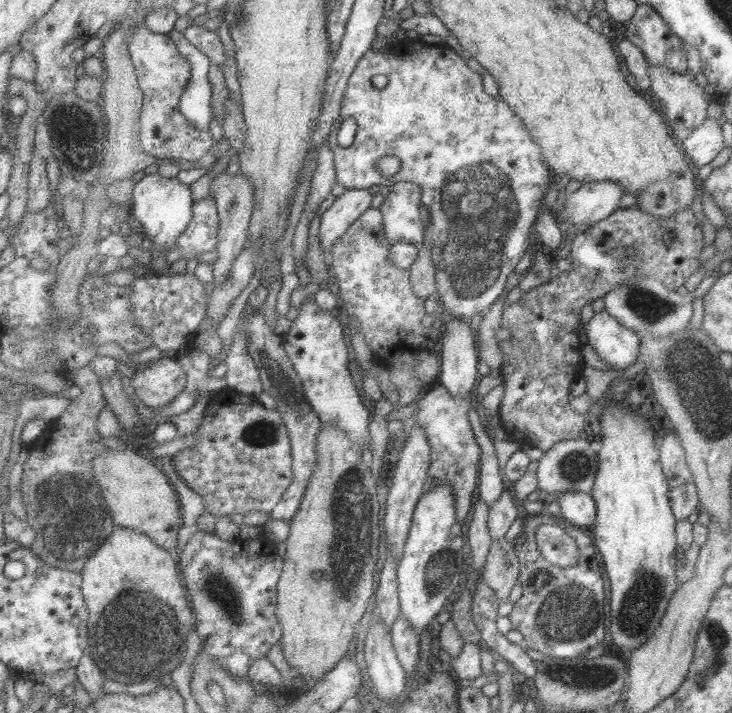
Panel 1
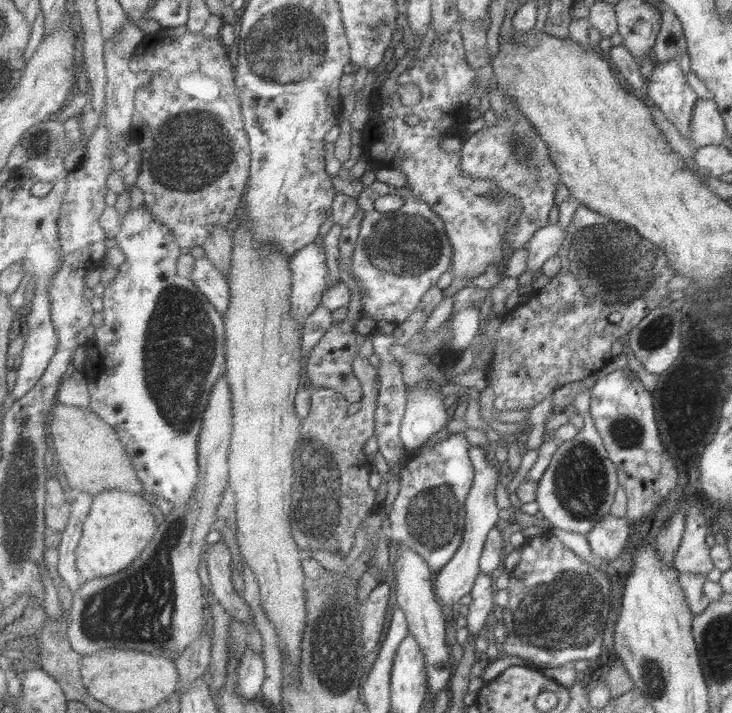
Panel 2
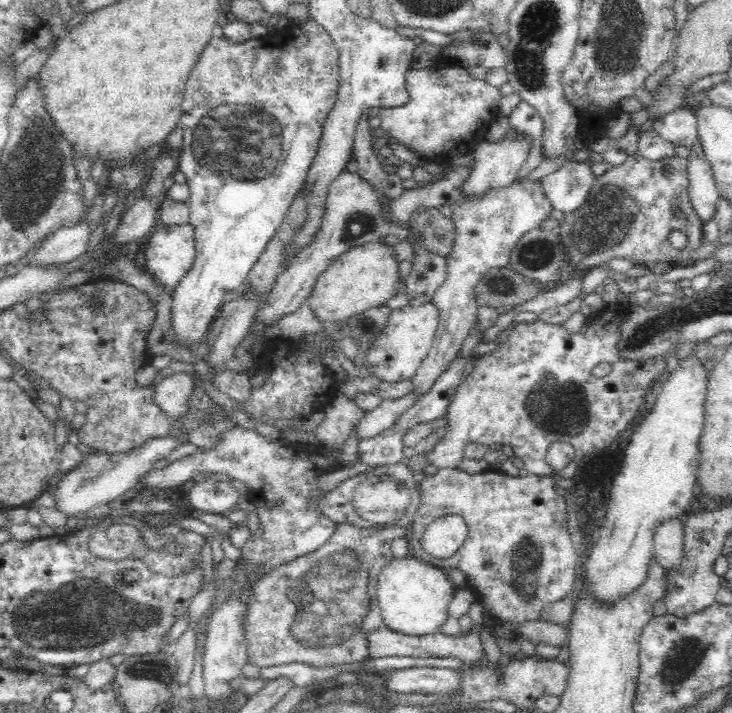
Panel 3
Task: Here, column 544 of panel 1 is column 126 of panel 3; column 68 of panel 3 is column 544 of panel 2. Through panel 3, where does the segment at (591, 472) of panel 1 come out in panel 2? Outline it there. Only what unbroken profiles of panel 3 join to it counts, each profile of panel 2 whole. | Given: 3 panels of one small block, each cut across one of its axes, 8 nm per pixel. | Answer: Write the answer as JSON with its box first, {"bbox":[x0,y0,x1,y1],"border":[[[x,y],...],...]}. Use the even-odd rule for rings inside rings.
{"bbox":[535,411,618,536],"border":[[[589,411],[583,413],[581,420],[582,427],[576,436],[560,442],[552,450],[549,464],[537,482],[535,502],[548,528],[579,532],[585,536],[597,522],[609,516],[618,481],[615,465],[609,460]]]}

